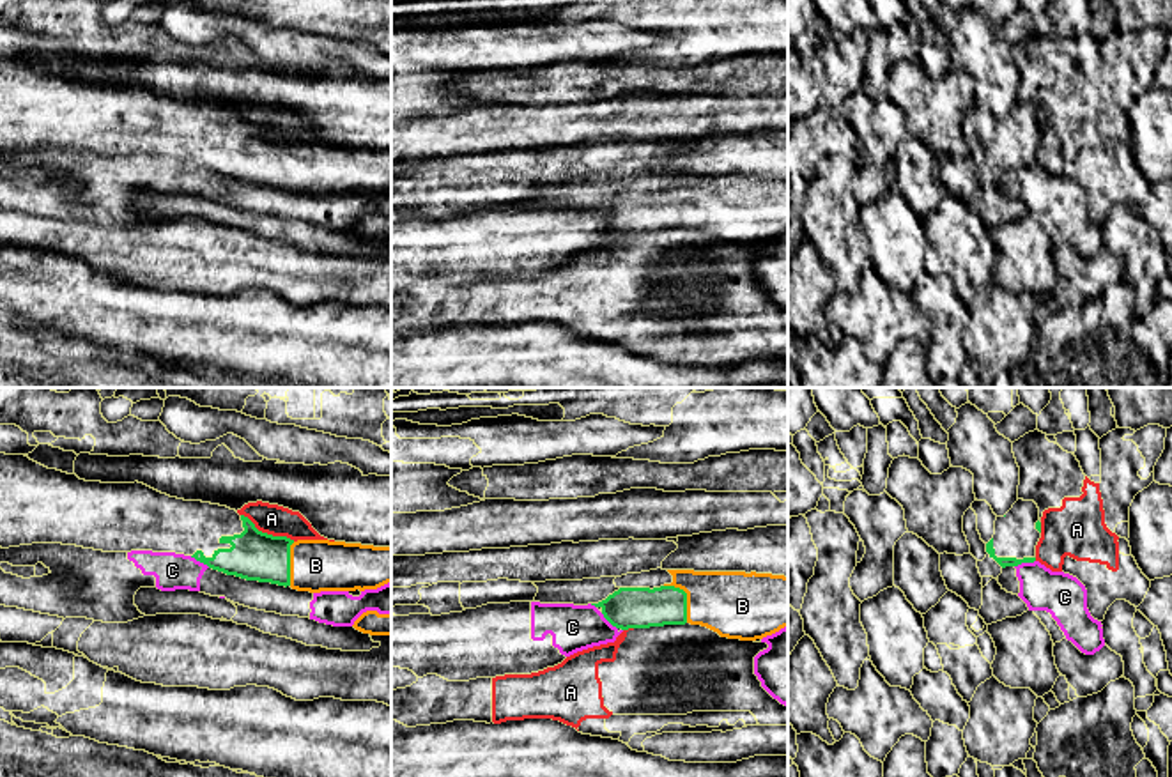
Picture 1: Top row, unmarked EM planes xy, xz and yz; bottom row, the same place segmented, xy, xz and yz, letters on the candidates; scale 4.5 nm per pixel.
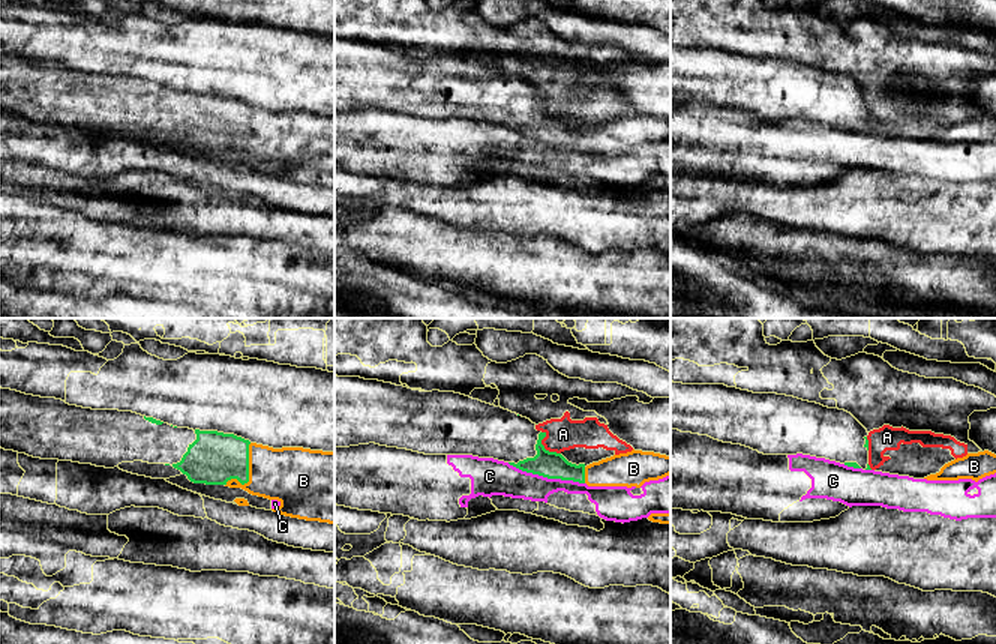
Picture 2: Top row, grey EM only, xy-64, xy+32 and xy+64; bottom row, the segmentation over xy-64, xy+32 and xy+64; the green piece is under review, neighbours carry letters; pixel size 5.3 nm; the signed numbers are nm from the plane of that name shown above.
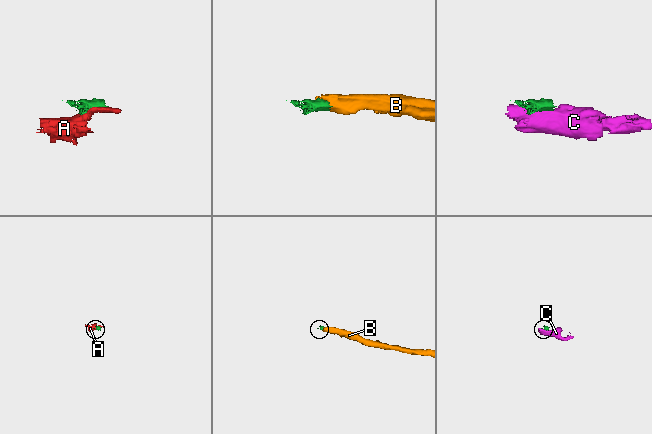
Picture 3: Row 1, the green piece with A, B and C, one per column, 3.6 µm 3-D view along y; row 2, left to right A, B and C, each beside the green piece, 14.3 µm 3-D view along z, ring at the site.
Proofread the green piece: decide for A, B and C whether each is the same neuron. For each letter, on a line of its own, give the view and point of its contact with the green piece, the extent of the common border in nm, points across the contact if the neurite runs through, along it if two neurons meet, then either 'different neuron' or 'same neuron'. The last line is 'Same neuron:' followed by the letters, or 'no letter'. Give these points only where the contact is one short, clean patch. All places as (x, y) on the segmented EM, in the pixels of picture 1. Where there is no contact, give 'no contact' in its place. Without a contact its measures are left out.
A: contact xy (266, 533); length 280 nm; different neuron
B: contact xz (686, 597); length 200 nm; way xz (632, 607), (668, 606), (686, 597), (716, 599), (739, 606); same neuron
C: contact yz (1024, 561); length 100 nm; border yz (1034, 560), (1015, 567); different neuron
Same neuron: B

